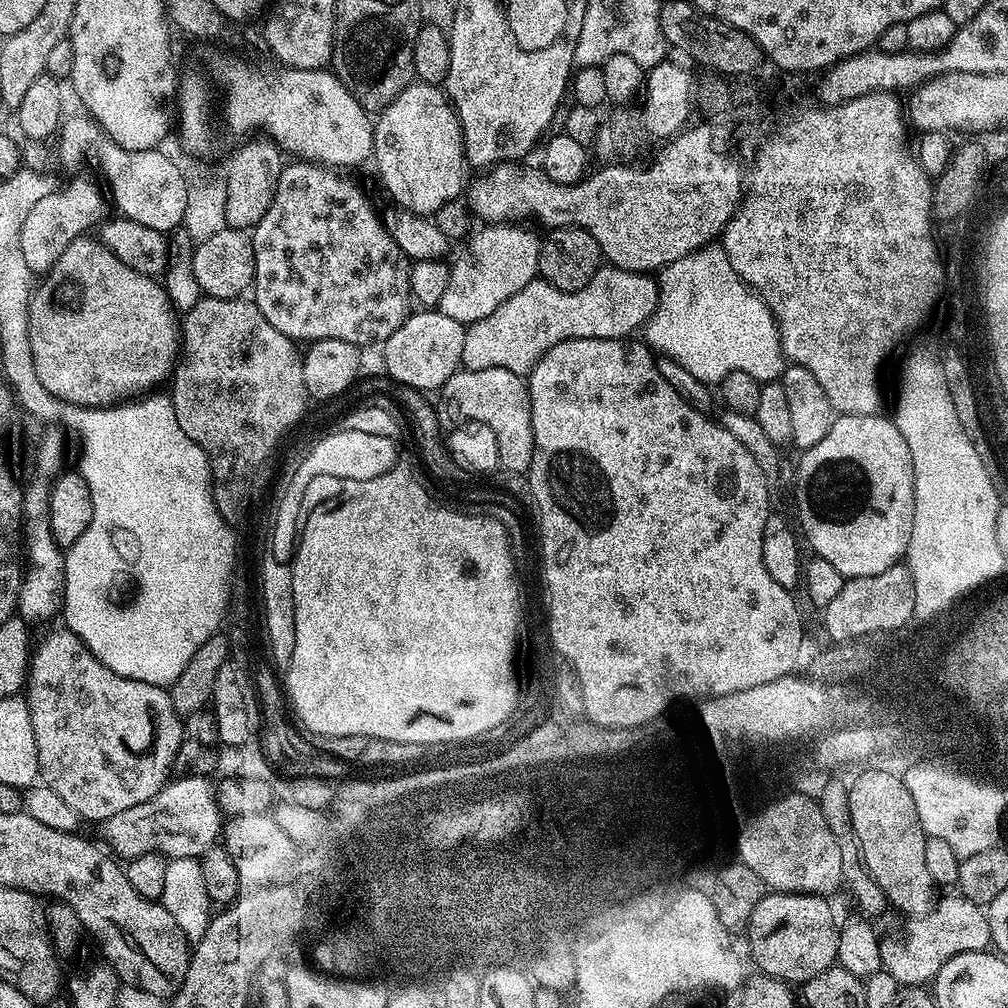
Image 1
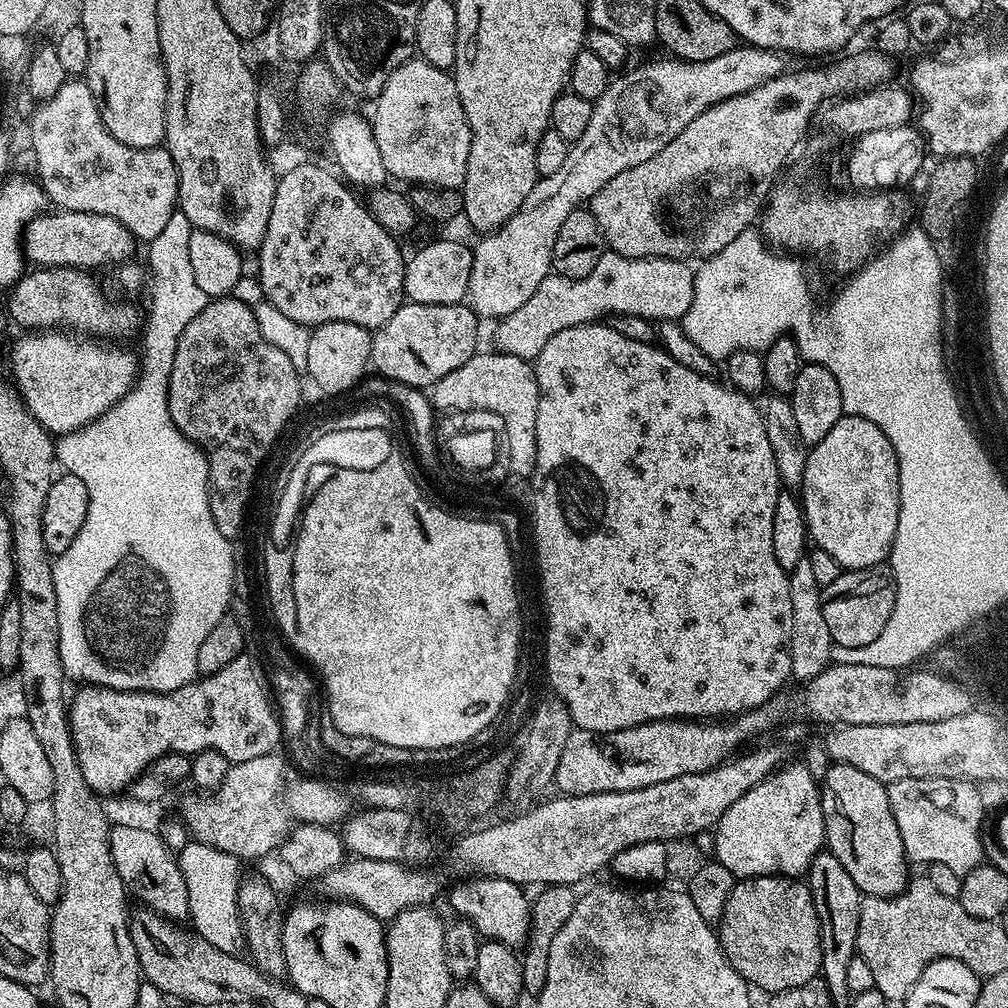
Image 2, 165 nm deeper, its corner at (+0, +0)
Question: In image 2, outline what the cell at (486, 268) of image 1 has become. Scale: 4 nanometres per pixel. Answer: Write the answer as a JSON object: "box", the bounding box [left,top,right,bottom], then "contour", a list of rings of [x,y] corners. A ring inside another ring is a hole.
{"box":[466,46,786,318],"contour":[[[737,46],[735,48],[731,48],[730,50],[726,50],[726,54],[718,54],[718,58],[710,58],[706,62],[692,62],[690,60],[678,60],[675,58],[667,58],[668,60],[656,60],[653,64],[644,64],[641,68],[636,68],[633,72],[625,71],[623,74],[625,76],[620,76],[611,81],[607,90],[602,93],[597,100],[594,101],[592,106],[592,113],[590,114],[590,126],[586,126],[586,131],[582,134],[582,138],[578,138],[575,142],[569,147],[568,153],[566,154],[566,162],[562,162],[562,166],[559,170],[554,170],[554,174],[550,174],[549,176],[541,176],[536,181],[536,185],[534,186],[534,190],[530,190],[530,195],[526,197],[526,202],[522,202],[522,206],[520,207],[520,211],[515,212],[511,218],[505,222],[505,224],[496,229],[495,232],[489,232],[487,235],[483,237],[484,240],[480,245],[475,245],[472,248],[472,269],[470,270],[470,284],[468,286],[468,294],[466,297],[467,303],[470,305],[473,312],[476,313],[477,317],[485,318],[484,316],[493,316],[493,318],[499,318],[501,316],[509,316],[510,314],[514,314],[514,310],[518,310],[518,306],[522,306],[522,302],[526,302],[526,298],[530,298],[530,294],[534,294],[534,290],[538,290],[538,286],[540,283],[546,279],[552,272],[552,251],[554,250],[554,238],[558,238],[558,230],[562,230],[562,222],[566,222],[566,217],[572,213],[575,208],[581,207],[585,202],[591,201],[592,196],[594,194],[598,194],[598,190],[602,190],[602,186],[606,186],[606,182],[610,182],[610,178],[614,178],[618,174],[622,174],[622,170],[630,170],[630,166],[642,166],[642,162],[646,162],[646,158],[654,158],[654,154],[658,154],[658,150],[662,150],[662,146],[666,146],[670,142],[674,142],[674,138],[678,138],[678,134],[682,134],[682,130],[686,130],[686,126],[690,126],[690,122],[694,122],[694,118],[698,118],[698,114],[702,114],[707,110],[711,104],[717,104],[718,102],[722,102],[726,98],[734,98],[738,94],[746,94],[750,90],[754,90],[758,86],[762,86],[766,82],[770,82],[770,78],[774,78],[775,76],[781,76],[786,71],[786,65],[784,65],[784,60],[786,60],[785,53],[783,52],[775,52],[774,50],[770,50],[769,48],[753,48],[751,46]]]}

